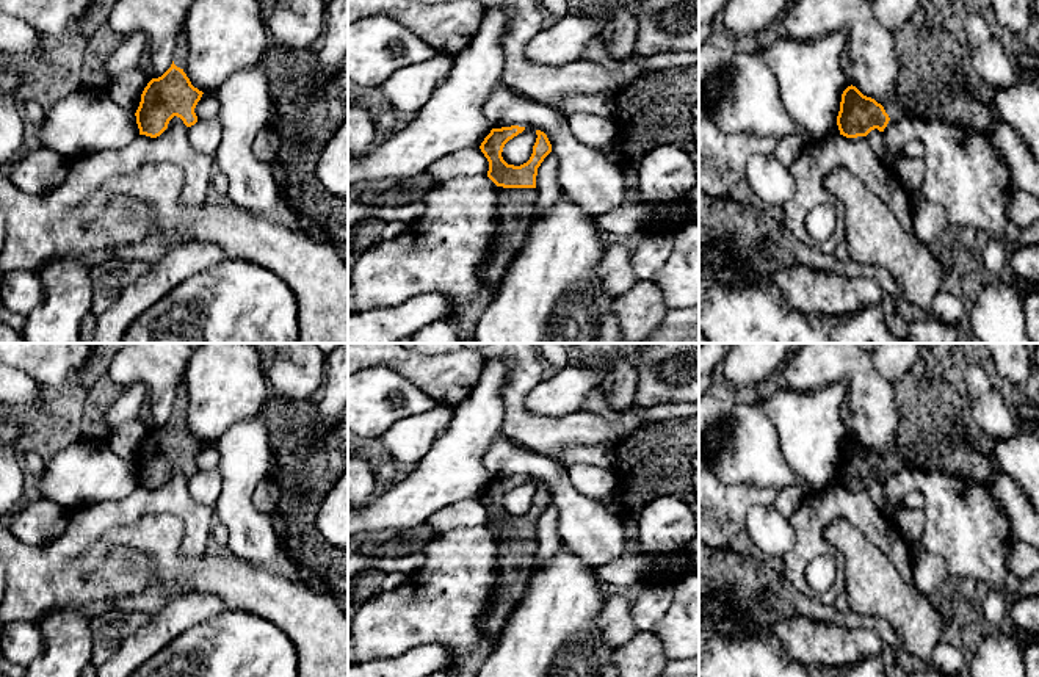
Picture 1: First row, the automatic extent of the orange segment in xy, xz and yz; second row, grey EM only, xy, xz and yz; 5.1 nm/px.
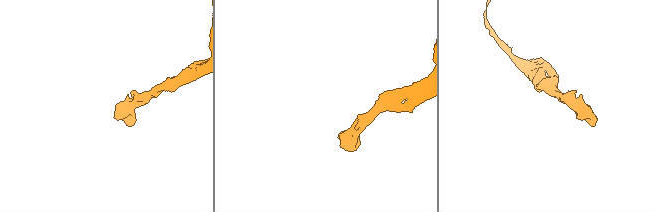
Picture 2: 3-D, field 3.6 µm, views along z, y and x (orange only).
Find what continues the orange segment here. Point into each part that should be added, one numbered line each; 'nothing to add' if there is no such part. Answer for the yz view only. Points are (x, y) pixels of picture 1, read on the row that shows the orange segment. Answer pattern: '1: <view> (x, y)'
nothing to add

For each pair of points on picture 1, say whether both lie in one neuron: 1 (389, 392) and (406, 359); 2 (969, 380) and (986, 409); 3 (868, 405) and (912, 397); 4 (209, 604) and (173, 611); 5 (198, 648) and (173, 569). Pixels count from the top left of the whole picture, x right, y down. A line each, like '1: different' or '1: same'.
1: different
2: same
3: different
4: same
5: different

